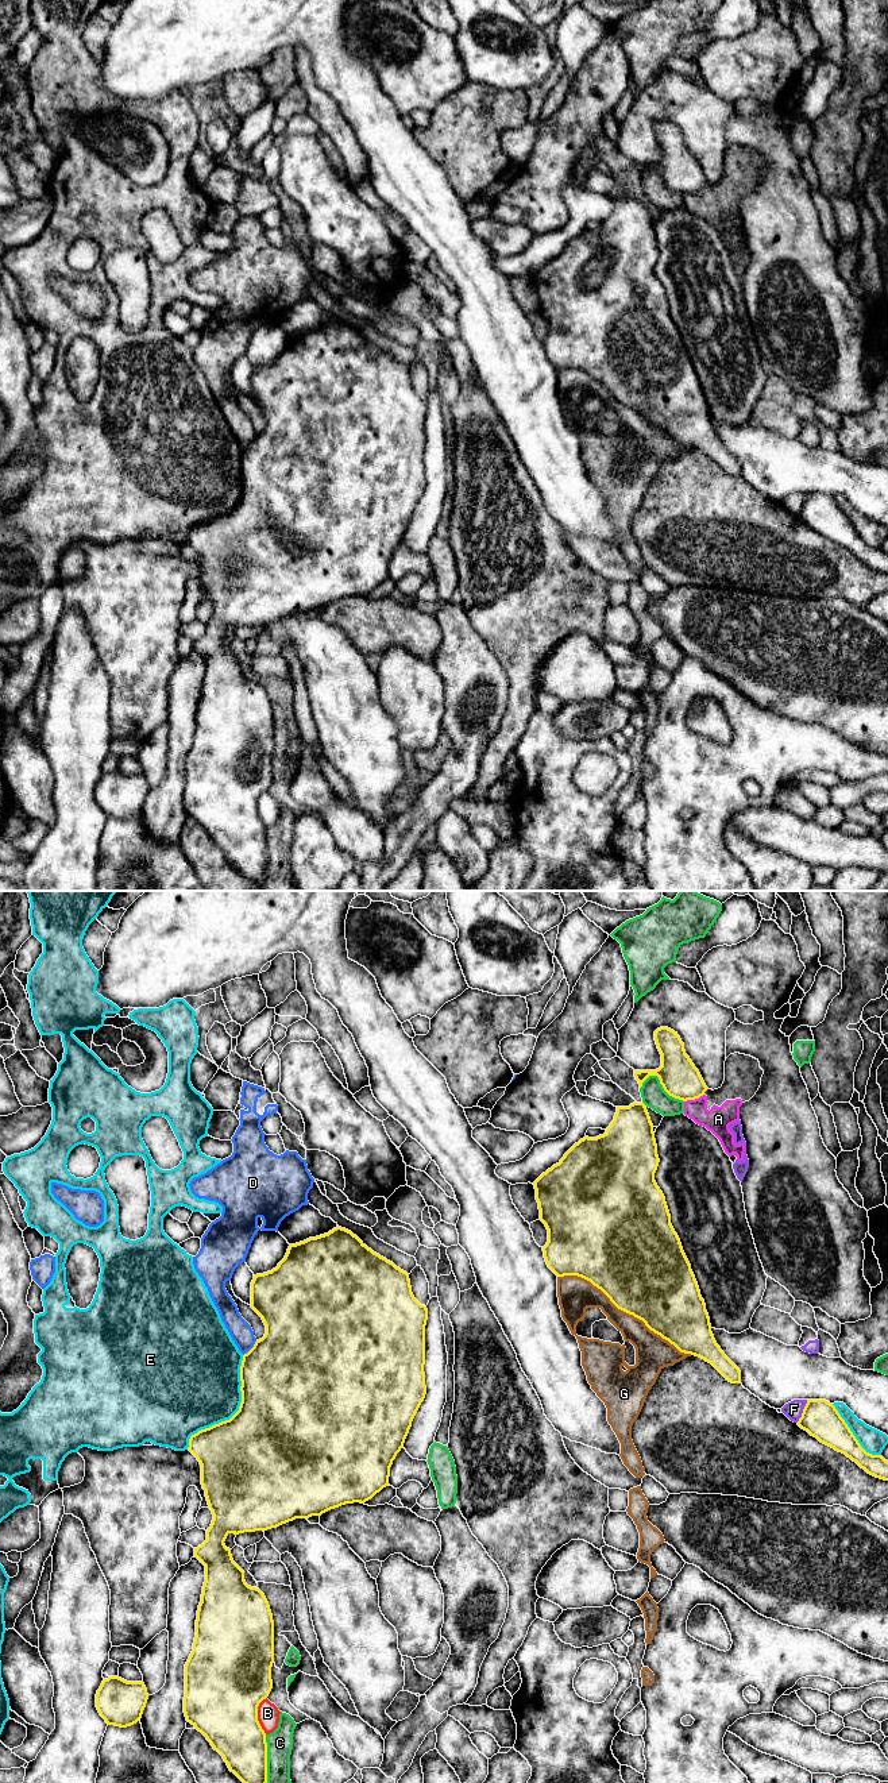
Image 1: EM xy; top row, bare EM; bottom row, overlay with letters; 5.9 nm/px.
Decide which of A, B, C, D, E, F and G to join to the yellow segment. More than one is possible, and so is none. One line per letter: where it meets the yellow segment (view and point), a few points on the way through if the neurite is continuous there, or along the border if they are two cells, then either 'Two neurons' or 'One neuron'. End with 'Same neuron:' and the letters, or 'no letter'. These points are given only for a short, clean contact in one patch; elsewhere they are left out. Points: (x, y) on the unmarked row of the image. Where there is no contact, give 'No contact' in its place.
A: Touches yellow at xy (694, 192). Boundary: xy (703, 186), (684, 195). Two neurons
B: Touches yellow at xy (257, 809). Two neurons
C: Touches yellow at xy (266, 859). Two neurons
D: Touches yellow at xy (251, 442). Two neurons
E: Touches yellow at xy (236, 505). Two neurons
F: Touches yellow at xy (803, 504). Two neurons
G: Touches yellow at xy (625, 404). Two neurons
Same neuron: no letter

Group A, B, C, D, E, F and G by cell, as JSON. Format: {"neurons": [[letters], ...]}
{"neurons": [["A", "C", "D"], ["B"], ["E"], ["F"], ["G"]]}

